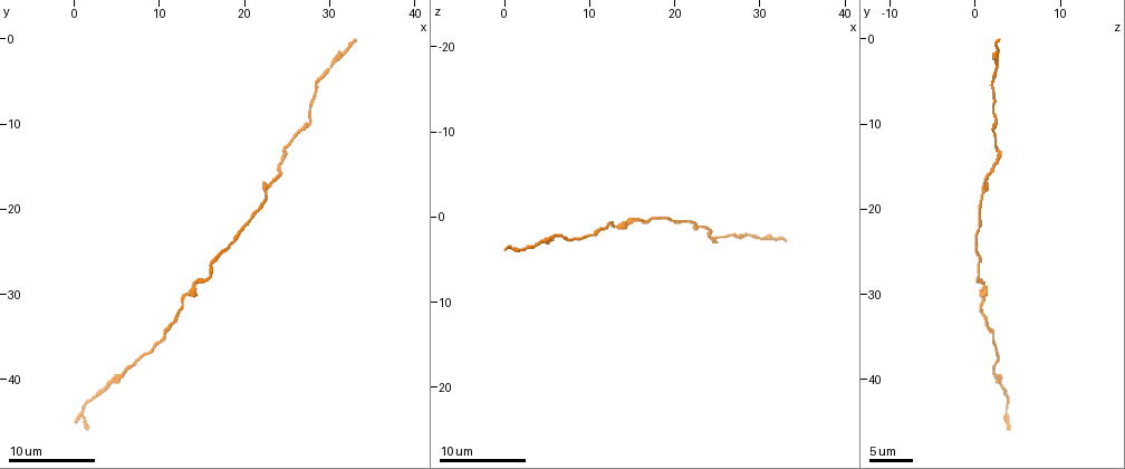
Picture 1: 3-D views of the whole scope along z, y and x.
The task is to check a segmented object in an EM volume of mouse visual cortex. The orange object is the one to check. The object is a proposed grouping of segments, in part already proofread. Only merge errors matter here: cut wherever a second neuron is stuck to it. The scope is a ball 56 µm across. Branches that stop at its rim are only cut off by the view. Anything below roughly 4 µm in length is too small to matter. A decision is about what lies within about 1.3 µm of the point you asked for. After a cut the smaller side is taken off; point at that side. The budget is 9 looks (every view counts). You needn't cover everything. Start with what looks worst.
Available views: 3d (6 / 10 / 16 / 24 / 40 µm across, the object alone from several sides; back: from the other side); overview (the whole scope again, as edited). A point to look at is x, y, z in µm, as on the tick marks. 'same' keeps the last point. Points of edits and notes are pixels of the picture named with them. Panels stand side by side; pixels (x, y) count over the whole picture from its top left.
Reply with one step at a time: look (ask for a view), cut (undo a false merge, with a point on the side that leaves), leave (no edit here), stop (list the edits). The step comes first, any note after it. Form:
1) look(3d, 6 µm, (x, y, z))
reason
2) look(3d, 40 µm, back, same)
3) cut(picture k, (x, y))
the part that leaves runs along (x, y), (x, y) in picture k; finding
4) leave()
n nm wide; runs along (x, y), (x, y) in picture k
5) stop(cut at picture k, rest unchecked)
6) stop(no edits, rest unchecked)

look(3d, 16 µm, (6.0, 38.8, 2.0))
thick turns thin

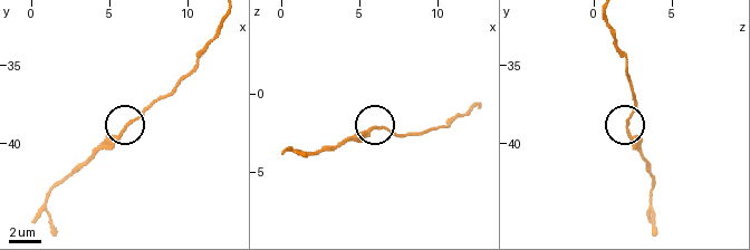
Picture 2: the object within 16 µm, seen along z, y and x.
leave()
170 nm wide; runs along (481, 105), (448, 125), (416, 133), (373, 128), (346, 140) in picture 2; continuous, no second neuron

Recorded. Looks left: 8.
look(3d, 16 µm, (10.2, 35.0, 2.2))
calibre changes

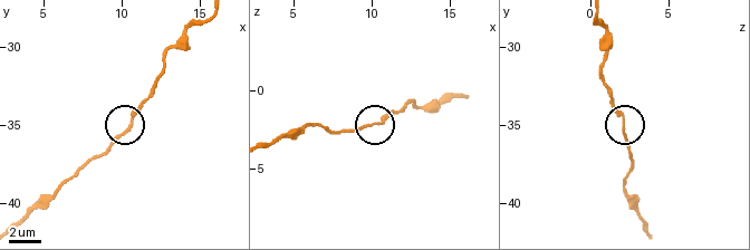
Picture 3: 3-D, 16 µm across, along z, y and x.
look(3d, 6 µm, (10.4, 35.2, 2.2))

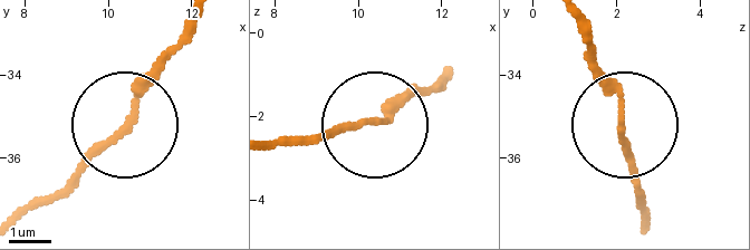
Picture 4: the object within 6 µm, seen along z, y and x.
leave()
180 nm wide; runs along (196, 23), (128, 119), (47, 201) in picture 4; one neuron here

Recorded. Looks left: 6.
look(3d, 10 µm, (13.0, 30.4, 1.2))

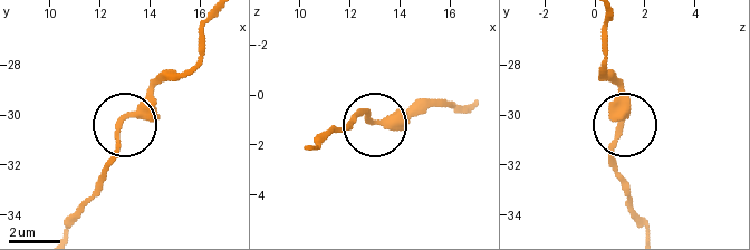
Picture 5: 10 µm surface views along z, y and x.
leave()
runs along (209, 23), (196, 63), (164, 75), (126, 119), (107, 175) in picture 5; all the same neuron

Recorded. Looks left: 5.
look(3d, 10 µm, (27.6, 9.6, 2.6))
sudden change in width

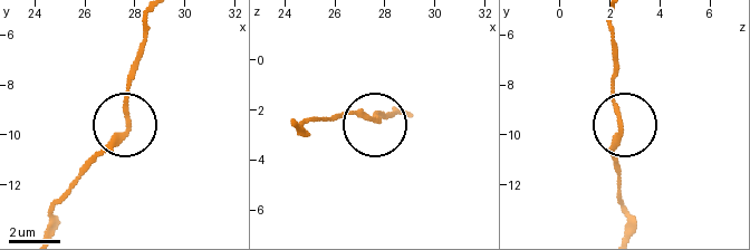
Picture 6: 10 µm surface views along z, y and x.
leave()
200 nm wide; runs along (624, 230), (611, 147), (622, 127), (611, 89), (617, 66) in picture 6; continuous, no second neuron

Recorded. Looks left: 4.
stop(no edits, rest unchecked)

